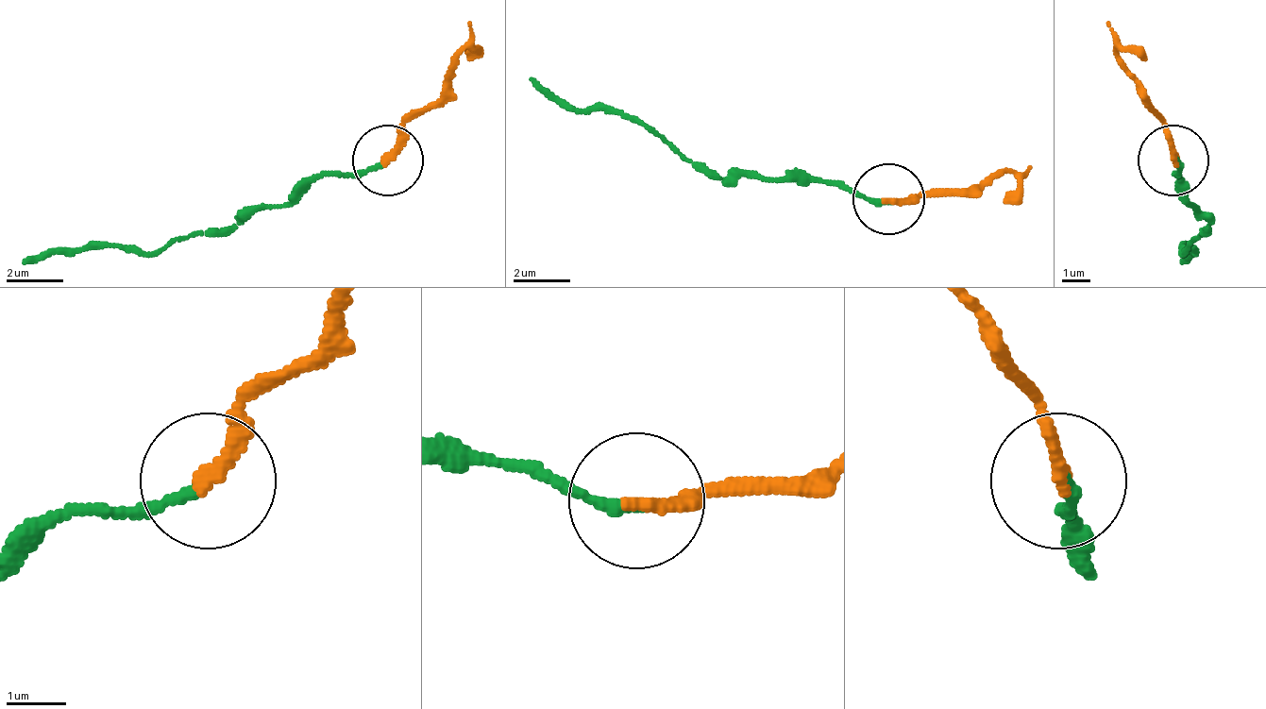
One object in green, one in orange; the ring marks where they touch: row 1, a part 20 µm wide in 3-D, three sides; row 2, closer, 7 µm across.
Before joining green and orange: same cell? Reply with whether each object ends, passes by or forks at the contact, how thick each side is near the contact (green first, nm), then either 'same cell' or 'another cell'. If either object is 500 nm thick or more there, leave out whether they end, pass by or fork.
green ends | orange ends | 170/260 nm | another cell

